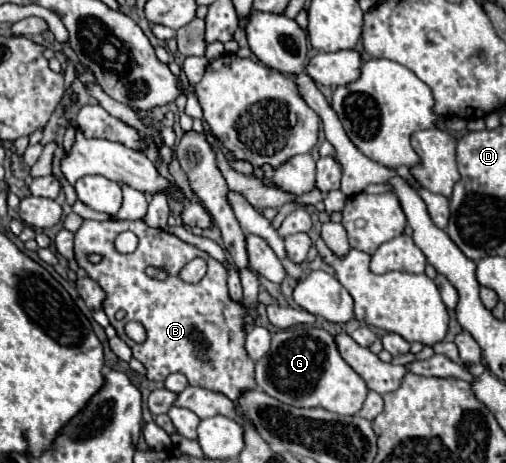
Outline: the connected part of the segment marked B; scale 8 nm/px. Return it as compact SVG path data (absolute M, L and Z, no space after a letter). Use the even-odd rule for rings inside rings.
M114 218L106 220L106 222L84 220L80 230L76 232L76 238L74 238L74 258L76 258L78 266L86 270L88 278L92 278L104 290L104 294L106 294L106 298L102 302L104 312L106 312L110 324L114 326L116 334L130 346L132 356L144 364L148 380L164 382L170 374L180 372L188 378L190 386L202 386L210 392L224 394L232 402L236 402L246 390L258 390L258 384L254 382L254 362L250 362L250 356L246 354L246 348L244 348L246 334L248 334L246 326L250 326L254 322L256 312L246 310L246 306L242 306L242 302L234 302L230 298L228 286L226 286L226 268L218 260L214 260L206 252L182 242L180 238L176 238L170 232L148 226L144 220L130 222L130 220L114 220ZM124 230L132 230L140 238L138 248L132 254L118 254L116 248L114 248L114 238ZM90 252L102 254L102 262L96 264L96 266L90 264L86 260L86 256ZM194 258L204 258L206 264L208 264L208 272L200 282L186 284L178 278L178 272L182 270L184 264L188 264ZM148 266L166 268L170 272L170 278L162 282L162 280L154 280L150 276L146 276L144 270ZM130 320L136 320L136 322L144 324L144 328L148 332L148 340L144 344L136 344L126 336L124 326Z

